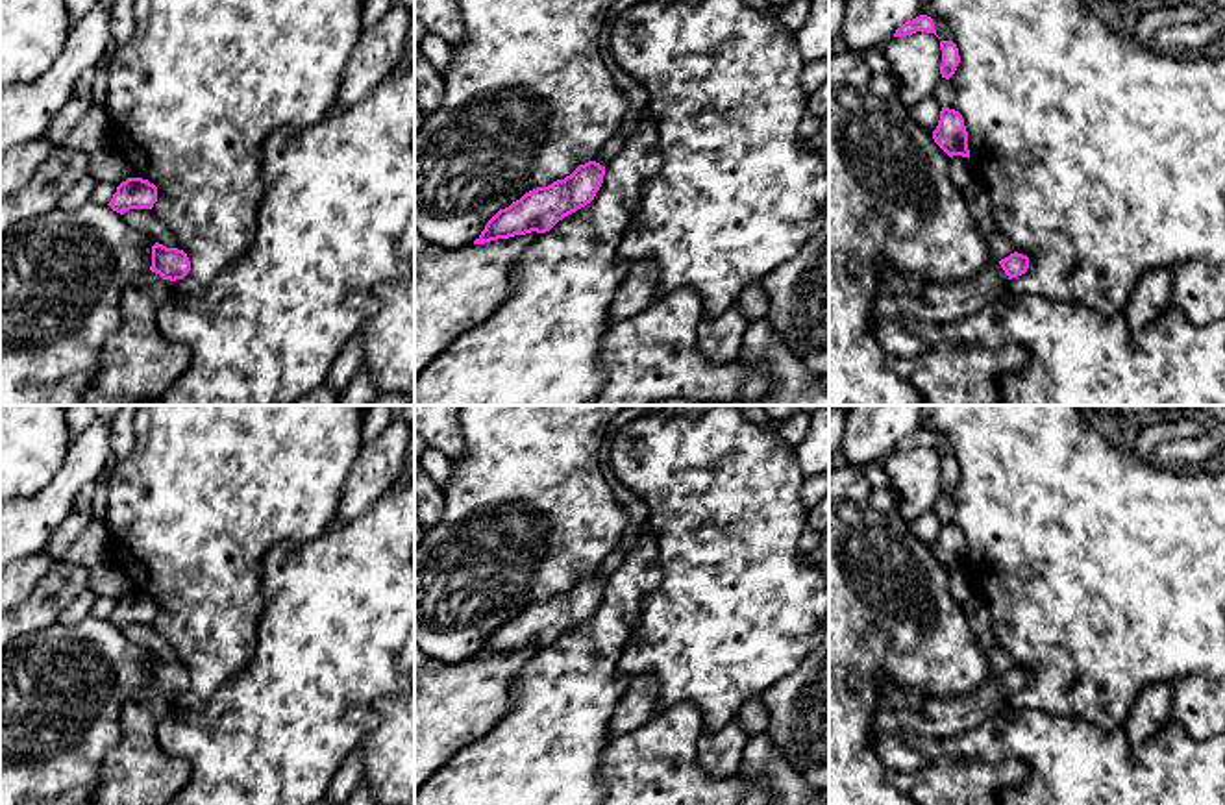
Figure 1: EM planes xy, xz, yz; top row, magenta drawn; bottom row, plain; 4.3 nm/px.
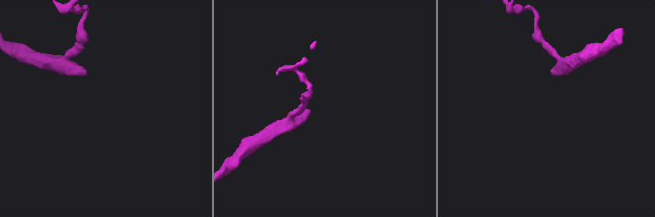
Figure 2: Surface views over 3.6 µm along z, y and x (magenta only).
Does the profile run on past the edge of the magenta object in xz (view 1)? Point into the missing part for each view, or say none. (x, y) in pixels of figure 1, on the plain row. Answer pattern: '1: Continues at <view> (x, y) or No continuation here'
1: No continuation here

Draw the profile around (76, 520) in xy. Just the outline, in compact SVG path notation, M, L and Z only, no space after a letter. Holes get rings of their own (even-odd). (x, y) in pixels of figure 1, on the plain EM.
M87 485L78 500L74 502L70 513L59 522L44 544L44 555L50 561L63 561L67 550L76 542L76 539L85 531L93 518L94 509L94 485Z

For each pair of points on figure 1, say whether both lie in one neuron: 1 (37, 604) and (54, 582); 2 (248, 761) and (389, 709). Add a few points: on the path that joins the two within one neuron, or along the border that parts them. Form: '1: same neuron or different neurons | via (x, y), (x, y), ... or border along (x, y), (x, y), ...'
1: same neuron | via (43, 598), (54, 587)
2: different neurons | border along (395, 694), (376, 702), (378, 726), (359, 744)

